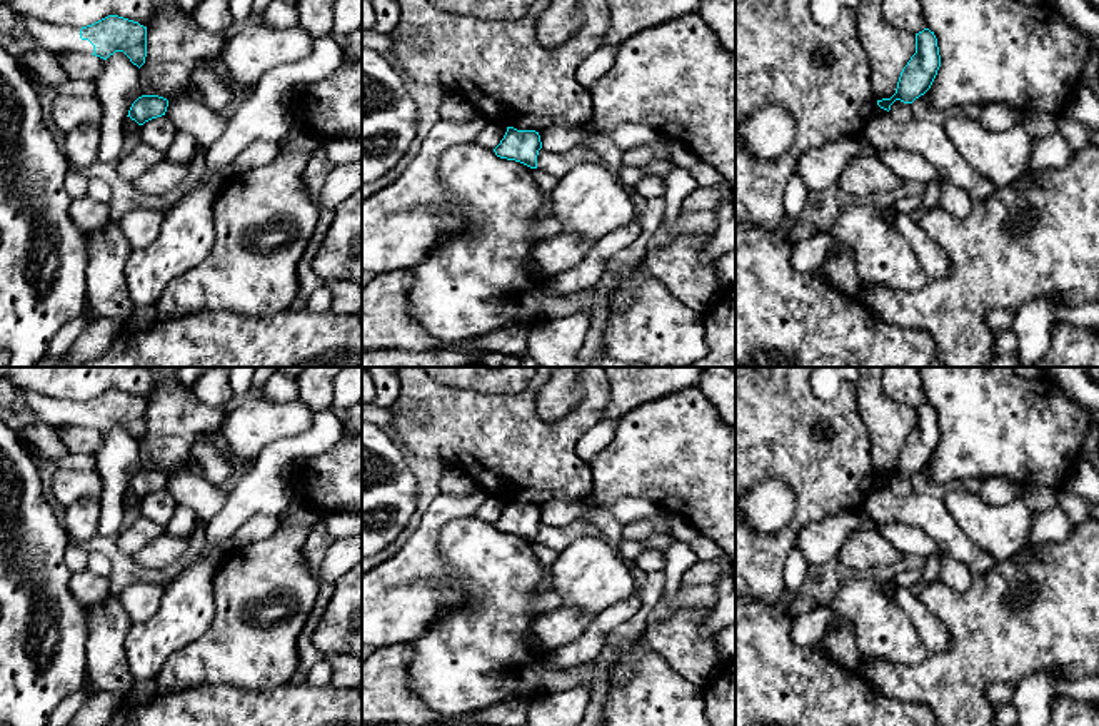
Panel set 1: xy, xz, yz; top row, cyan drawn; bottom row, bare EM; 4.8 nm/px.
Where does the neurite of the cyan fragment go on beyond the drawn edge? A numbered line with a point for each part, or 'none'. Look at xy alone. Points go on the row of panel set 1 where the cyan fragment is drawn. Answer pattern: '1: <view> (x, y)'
1: xy (52, 37)

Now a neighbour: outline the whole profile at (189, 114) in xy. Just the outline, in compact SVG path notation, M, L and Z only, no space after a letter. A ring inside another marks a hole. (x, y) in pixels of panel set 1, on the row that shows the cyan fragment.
M183 92L168 100L165 115L182 132L192 134L202 147L212 147L225 132L227 120L205 107L190 92Z

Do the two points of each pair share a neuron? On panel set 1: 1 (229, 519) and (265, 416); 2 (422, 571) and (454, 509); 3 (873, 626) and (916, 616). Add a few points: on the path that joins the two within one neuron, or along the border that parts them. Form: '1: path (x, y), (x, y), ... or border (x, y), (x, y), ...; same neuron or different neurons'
1: border (287, 438), (270, 443), (254, 459); different neurons
2: path (422, 554), (422, 539), (437, 519); same neuron
3: border (893, 598), (929, 651); different neurons

